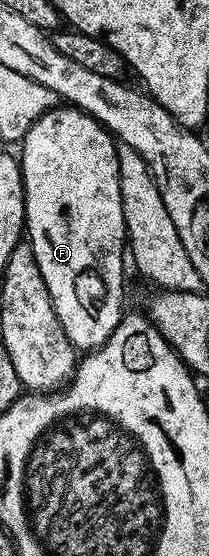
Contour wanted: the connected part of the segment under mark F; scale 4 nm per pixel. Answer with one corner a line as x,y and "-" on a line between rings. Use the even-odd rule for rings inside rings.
59,104
45,111
36,122
28,128
21,139
23,151
18,151
19,167
23,173
23,203
25,204
25,234
33,256
37,260
37,268
41,268
41,276
45,276
45,288
49,288
49,296
53,300
53,308
57,312
57,320
61,320
61,328
65,336
69,336
72,346
83,352
90,352
107,343
109,336
119,327
125,307
123,307
123,254
125,258
125,243
128,241
127,225
123,215
121,200
121,184
119,183
119,155
117,142
112,134
101,125
96,118
77,110
70,104

